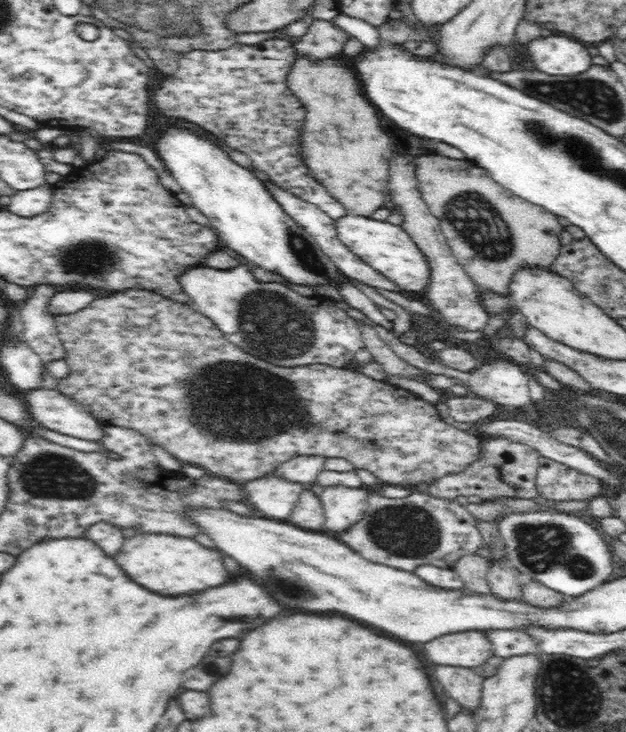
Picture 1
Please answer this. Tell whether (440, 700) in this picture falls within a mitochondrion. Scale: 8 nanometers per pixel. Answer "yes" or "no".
no

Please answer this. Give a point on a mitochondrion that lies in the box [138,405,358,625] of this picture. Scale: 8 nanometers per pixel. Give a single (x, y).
(282, 586)

